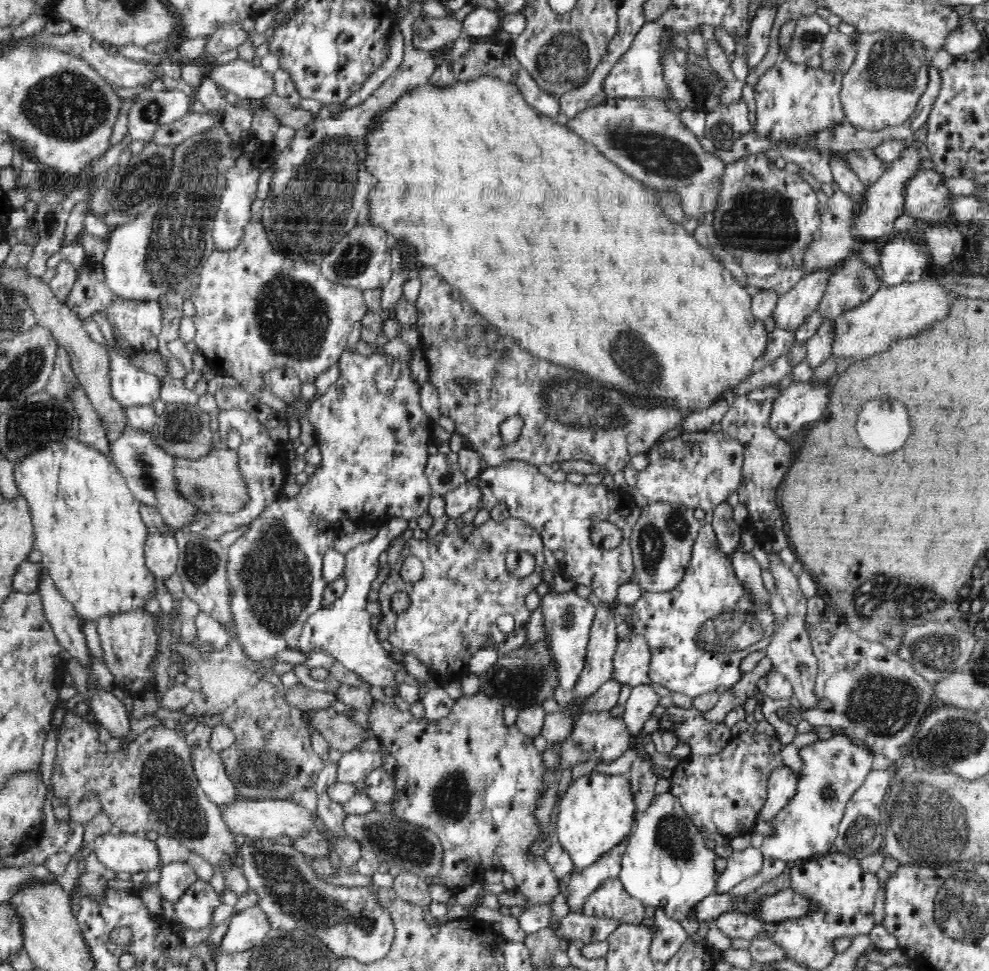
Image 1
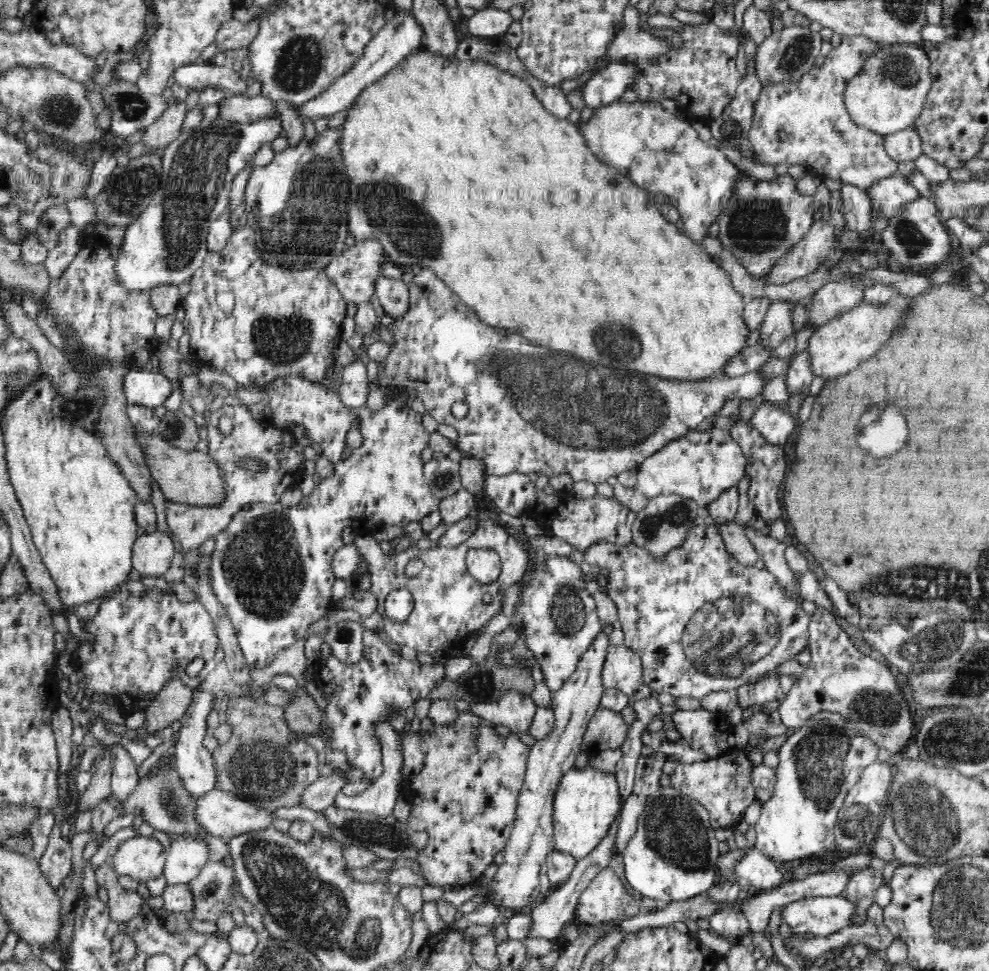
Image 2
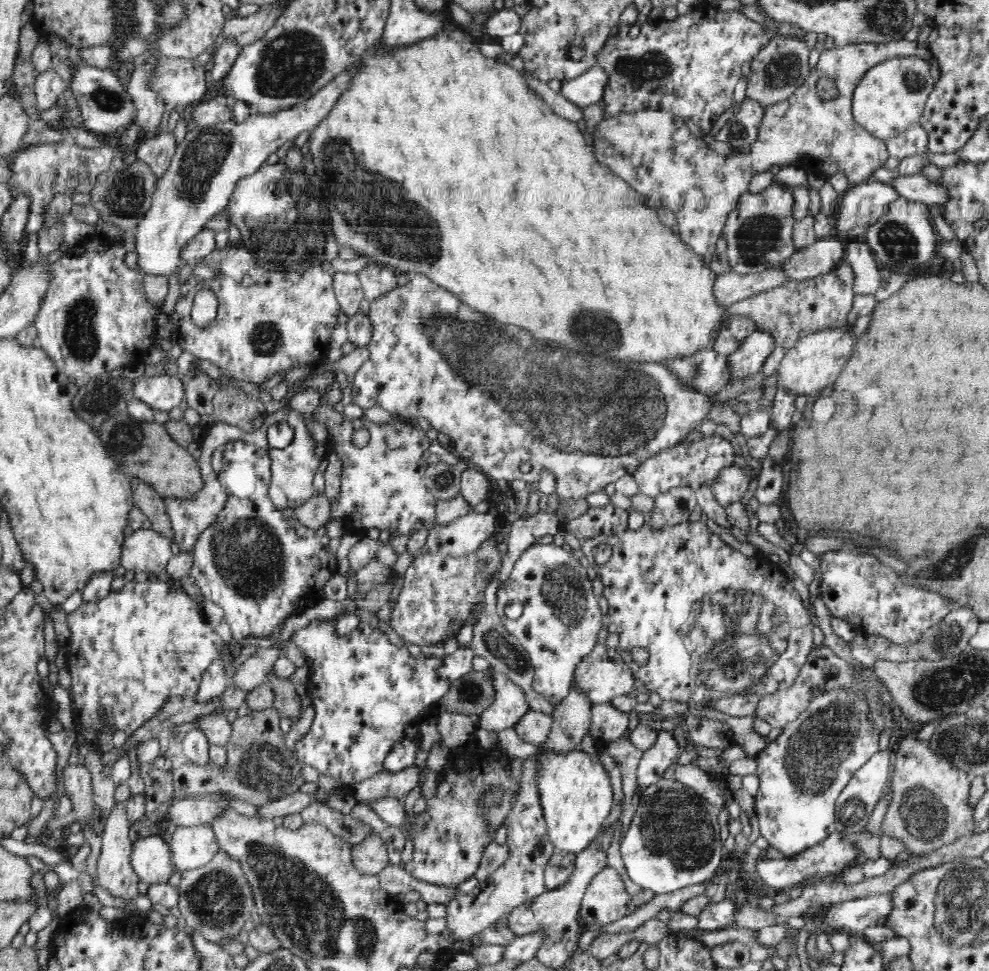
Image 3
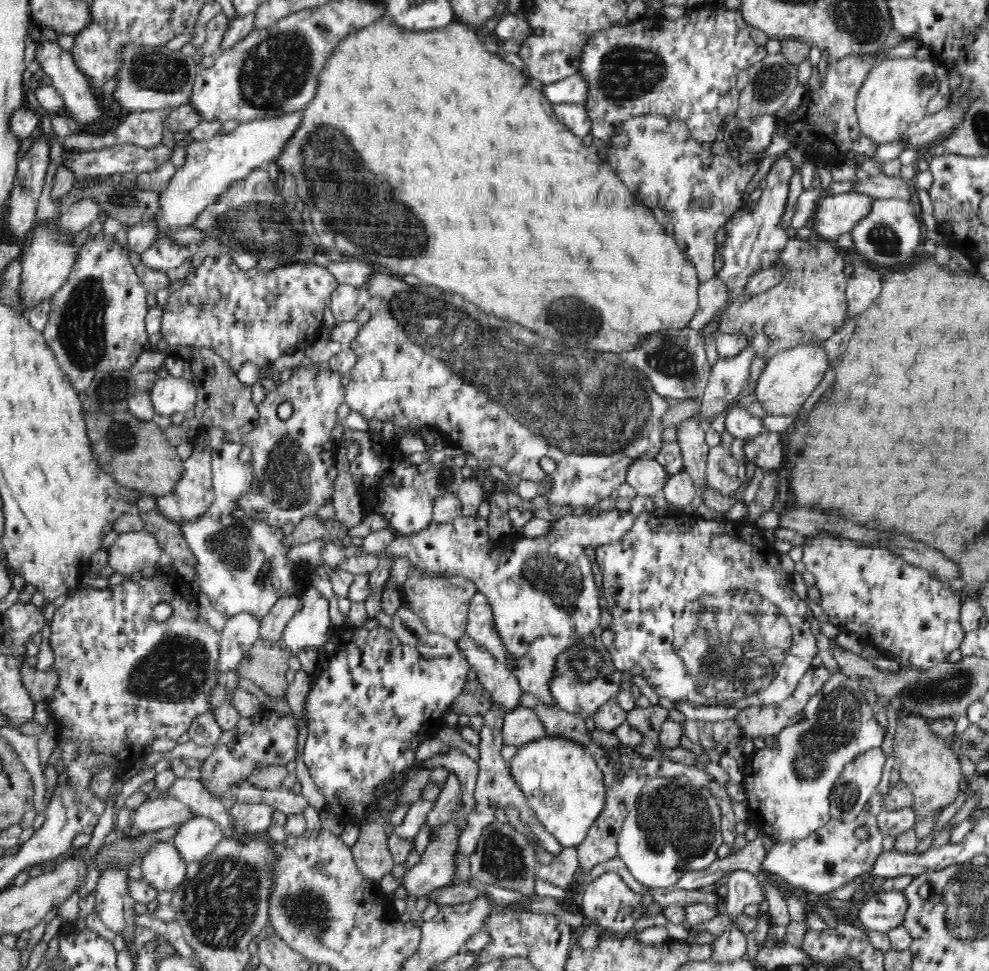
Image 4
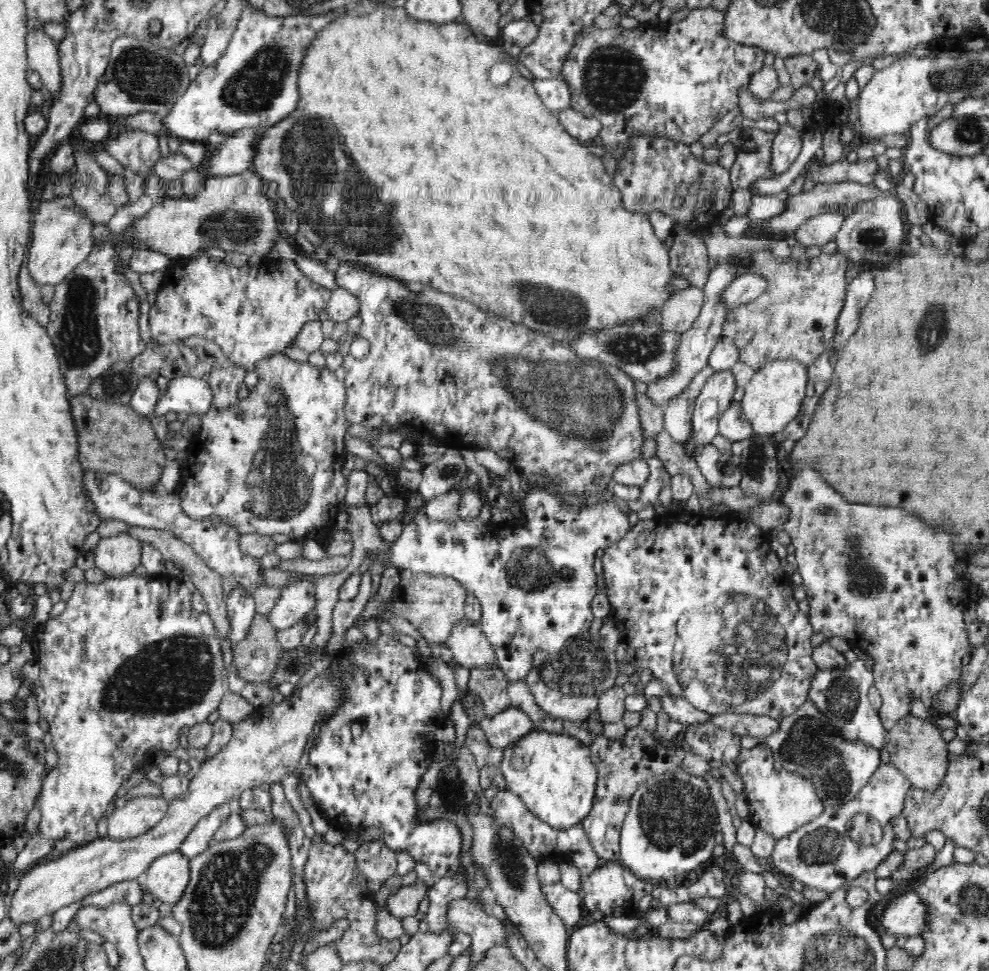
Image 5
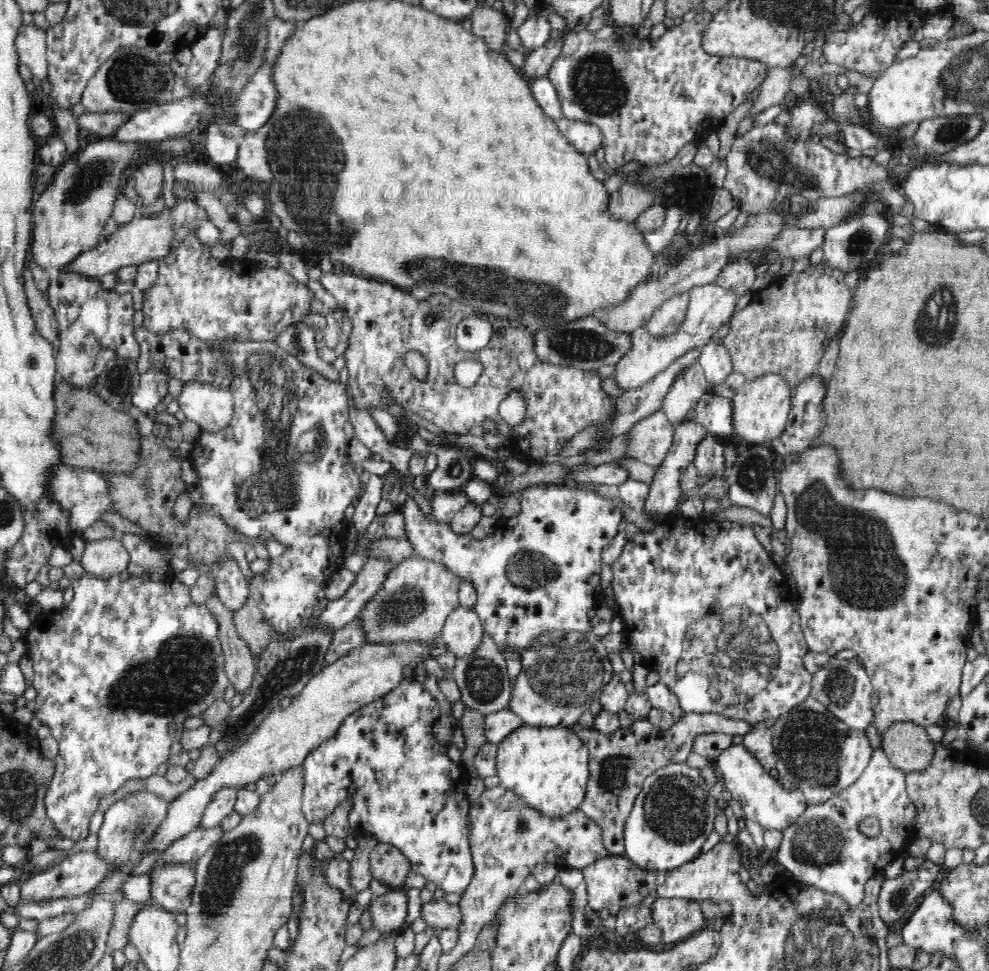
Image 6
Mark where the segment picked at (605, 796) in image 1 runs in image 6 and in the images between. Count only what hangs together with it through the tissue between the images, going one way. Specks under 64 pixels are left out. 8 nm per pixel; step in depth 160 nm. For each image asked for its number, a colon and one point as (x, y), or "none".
2: (587, 803)
3: (577, 797)
4: (563, 785)
5: (553, 774)
6: (548, 767)

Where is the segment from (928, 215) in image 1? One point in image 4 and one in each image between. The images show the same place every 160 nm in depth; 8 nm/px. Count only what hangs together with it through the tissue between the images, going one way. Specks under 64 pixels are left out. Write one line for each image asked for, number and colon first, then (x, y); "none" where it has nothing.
2: (889, 196)
3: (865, 203)
4: (837, 214)

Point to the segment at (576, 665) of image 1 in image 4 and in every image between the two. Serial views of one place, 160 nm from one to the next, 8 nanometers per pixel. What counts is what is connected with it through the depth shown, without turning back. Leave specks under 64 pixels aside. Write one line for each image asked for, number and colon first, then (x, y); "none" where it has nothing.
2: (557, 618)
3: (561, 618)
4: (542, 591)

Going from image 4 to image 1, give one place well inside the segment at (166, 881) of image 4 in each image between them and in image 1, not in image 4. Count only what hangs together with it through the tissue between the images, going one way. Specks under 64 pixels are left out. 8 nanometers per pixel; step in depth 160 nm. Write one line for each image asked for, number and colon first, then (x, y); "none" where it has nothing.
1: (122, 852)
2: (142, 858)
3: (150, 858)

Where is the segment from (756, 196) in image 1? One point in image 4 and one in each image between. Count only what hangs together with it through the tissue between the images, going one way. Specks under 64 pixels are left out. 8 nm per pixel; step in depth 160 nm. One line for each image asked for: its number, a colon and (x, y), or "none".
2: (764, 220)
3: (759, 233)
4: (755, 238)

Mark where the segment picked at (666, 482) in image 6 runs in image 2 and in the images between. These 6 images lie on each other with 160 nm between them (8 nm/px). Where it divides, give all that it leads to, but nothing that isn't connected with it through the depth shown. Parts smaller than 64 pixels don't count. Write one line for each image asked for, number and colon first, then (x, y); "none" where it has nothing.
2: (778, 324)
3: (747, 360)
4: (730, 375)
5: (717, 393)

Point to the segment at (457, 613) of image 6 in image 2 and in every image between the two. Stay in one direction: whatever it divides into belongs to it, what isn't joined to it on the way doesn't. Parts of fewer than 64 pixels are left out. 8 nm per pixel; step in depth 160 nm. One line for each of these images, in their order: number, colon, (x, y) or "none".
2: (516, 711)
3: (509, 706)
4: (499, 681)
5: (468, 644)

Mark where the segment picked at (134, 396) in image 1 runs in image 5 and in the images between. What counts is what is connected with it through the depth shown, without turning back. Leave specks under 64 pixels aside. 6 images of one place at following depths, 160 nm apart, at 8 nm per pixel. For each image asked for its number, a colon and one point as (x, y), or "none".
2: (143, 388)
3: (165, 392)
4: (169, 395)
5: (192, 395)

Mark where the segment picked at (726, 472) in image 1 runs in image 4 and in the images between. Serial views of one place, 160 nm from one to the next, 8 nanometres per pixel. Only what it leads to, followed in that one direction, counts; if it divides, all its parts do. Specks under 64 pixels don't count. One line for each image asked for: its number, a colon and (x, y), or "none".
2: (702, 466)
3: (699, 464)
4: (648, 476)

